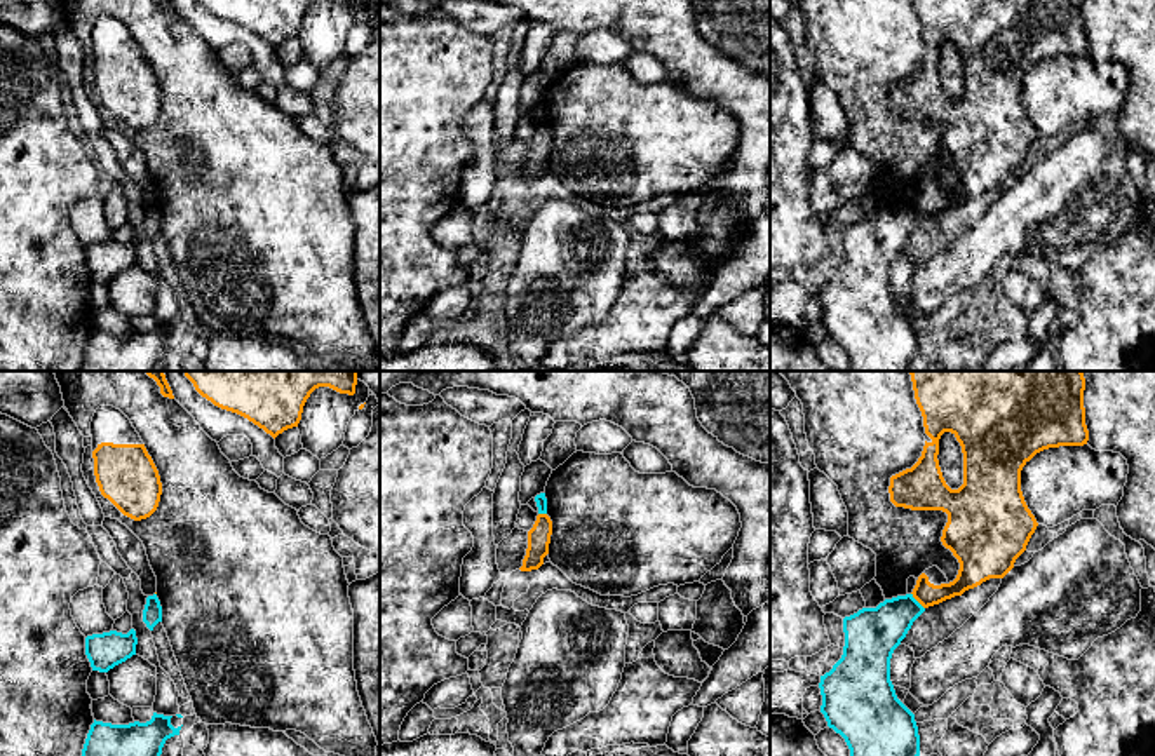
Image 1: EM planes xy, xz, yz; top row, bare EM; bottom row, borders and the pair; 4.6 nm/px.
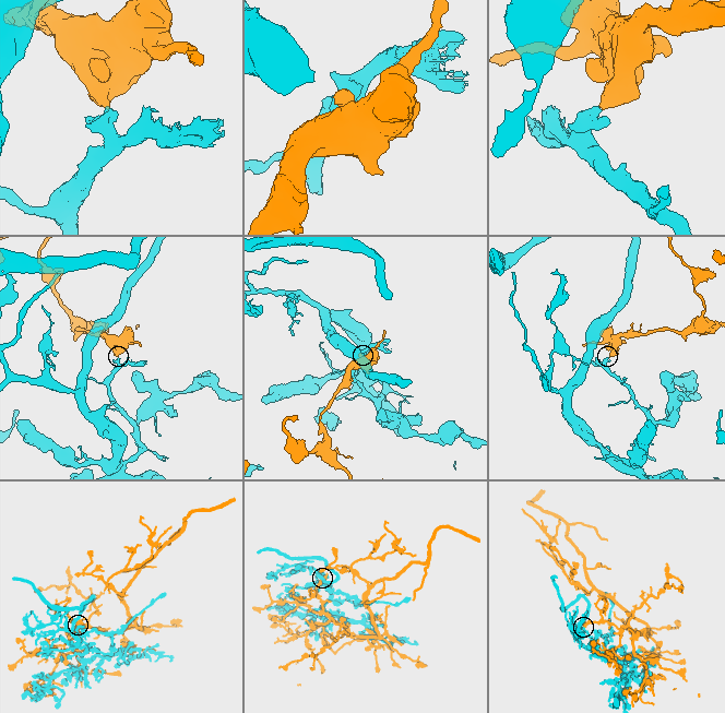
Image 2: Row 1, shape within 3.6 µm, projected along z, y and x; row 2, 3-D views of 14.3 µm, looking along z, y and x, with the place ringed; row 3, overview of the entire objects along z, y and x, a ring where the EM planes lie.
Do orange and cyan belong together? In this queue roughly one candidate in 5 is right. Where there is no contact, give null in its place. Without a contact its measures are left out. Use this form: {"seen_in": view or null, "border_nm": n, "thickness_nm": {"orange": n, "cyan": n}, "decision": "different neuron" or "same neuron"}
{"seen_in": "yz", "border_nm": 100, "thickness_nm": {"orange": 110, "cyan": 240}, "decision": "different neuron"}

